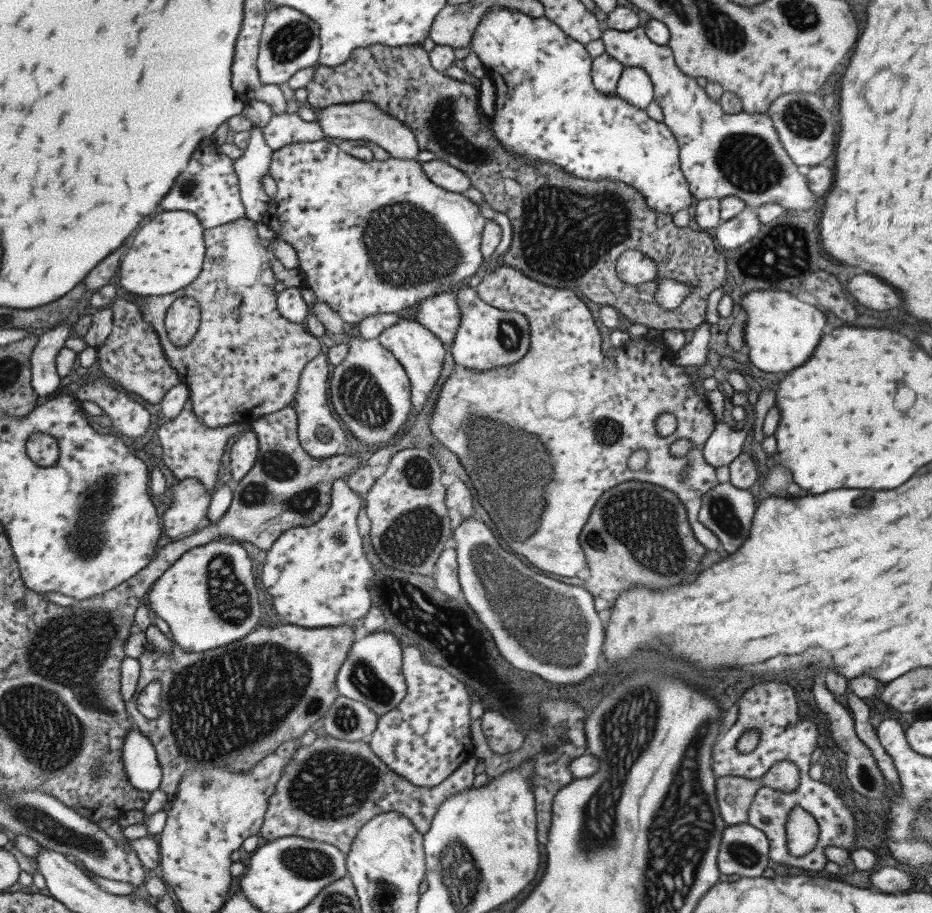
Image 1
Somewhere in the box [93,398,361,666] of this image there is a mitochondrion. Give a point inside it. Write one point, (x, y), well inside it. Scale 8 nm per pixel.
(276, 467)

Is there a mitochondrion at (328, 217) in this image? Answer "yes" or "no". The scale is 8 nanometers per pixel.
no

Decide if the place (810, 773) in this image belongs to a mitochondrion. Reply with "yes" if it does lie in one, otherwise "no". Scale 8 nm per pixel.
no

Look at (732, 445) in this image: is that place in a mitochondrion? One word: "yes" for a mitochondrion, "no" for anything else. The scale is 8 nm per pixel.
no

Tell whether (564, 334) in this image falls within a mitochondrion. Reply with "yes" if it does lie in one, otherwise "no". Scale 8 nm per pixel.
no

